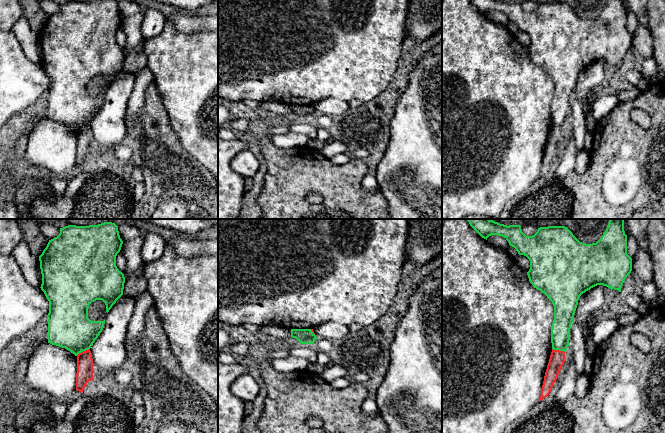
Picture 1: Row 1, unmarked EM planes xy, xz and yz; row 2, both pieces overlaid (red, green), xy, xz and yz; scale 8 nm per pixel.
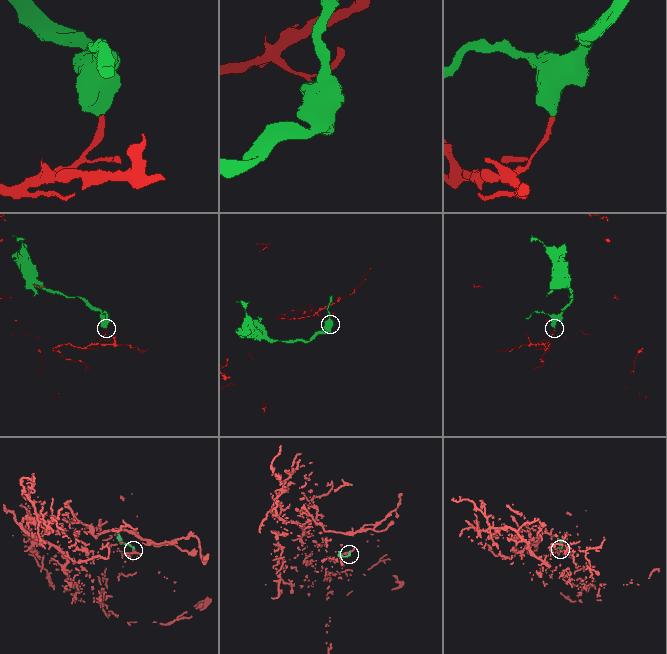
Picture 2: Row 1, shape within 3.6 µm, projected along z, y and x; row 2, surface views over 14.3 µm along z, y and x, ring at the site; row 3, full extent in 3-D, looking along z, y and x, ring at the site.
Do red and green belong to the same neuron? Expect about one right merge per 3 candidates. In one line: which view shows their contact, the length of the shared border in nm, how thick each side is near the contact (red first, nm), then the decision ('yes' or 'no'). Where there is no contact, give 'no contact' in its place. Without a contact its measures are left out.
meets red in xy; contact 130 nm long; 130 nm thick on the red side, 340 nm on the other; no

